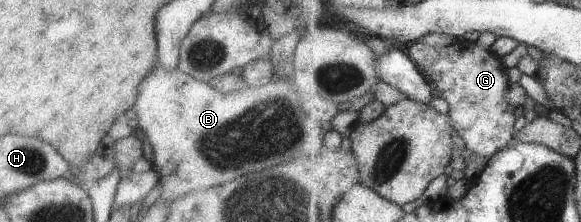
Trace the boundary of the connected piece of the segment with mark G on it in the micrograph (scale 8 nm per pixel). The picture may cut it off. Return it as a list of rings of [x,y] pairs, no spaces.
[[[461,38],[444,48],[424,44],[421,40],[414,41],[408,53],[436,86],[439,97],[447,103],[450,124],[461,137],[465,148],[474,155],[488,159],[509,146],[516,132],[516,108],[506,100],[511,83],[506,78],[506,66],[497,54],[478,46],[476,41]]]

